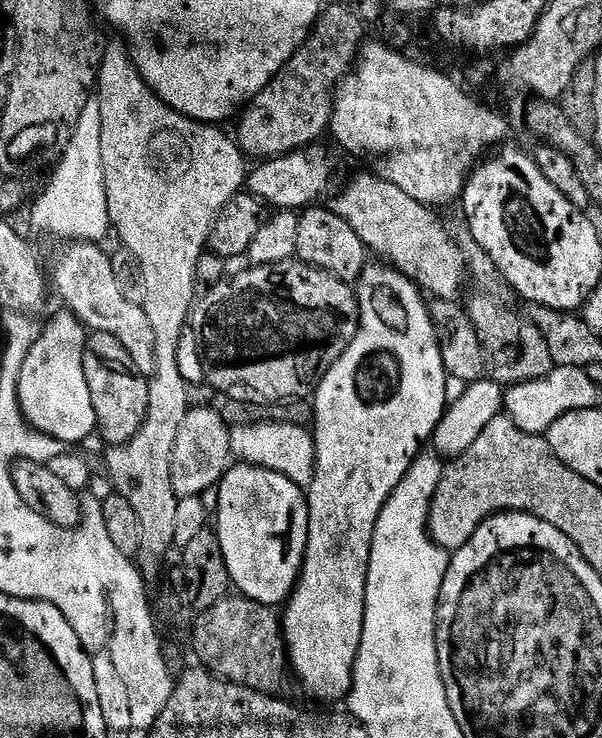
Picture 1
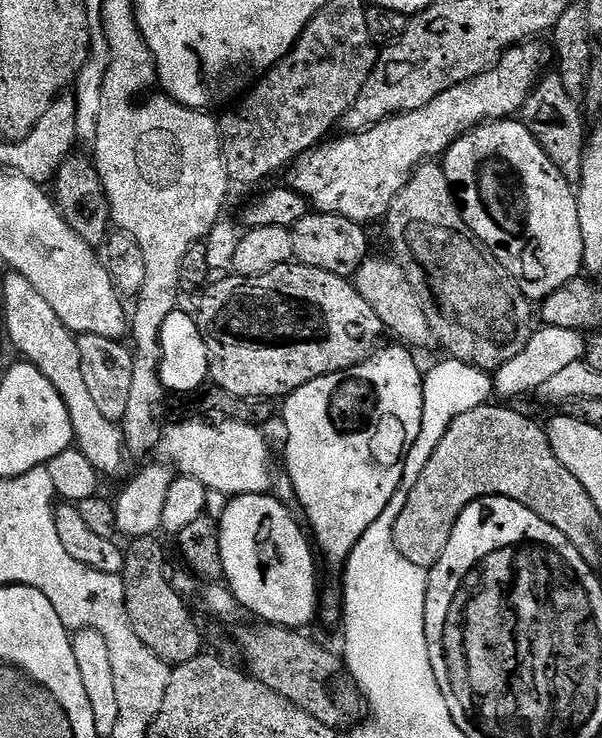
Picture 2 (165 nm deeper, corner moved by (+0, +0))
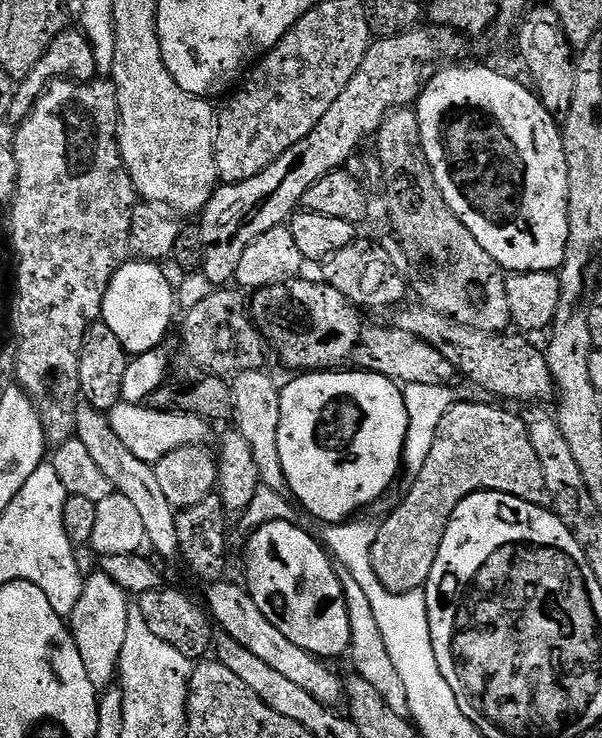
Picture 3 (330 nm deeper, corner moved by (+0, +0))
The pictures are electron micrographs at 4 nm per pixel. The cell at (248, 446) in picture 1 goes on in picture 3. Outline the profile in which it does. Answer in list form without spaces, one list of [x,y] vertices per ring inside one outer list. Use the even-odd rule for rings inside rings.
[[[121,402],[112,407],[107,413],[108,425],[122,438],[126,450],[134,454],[134,458],[142,458],[142,462],[156,465],[166,454],[191,444],[203,445],[208,436],[209,421],[201,416],[191,416],[185,412],[159,412],[148,407],[144,402]]]

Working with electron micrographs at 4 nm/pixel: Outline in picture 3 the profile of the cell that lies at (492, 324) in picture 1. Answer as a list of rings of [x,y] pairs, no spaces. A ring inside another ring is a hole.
[[[411,107],[392,109],[376,132],[374,143],[380,151],[380,168],[384,171],[384,188],[388,191],[388,212],[392,215],[392,224],[416,263],[416,281],[410,284],[411,291],[412,288],[416,291],[415,299],[446,318],[462,322],[462,326],[503,333],[507,329],[504,327],[512,324],[510,301],[506,298],[506,273],[494,258],[490,258],[490,254],[486,254],[486,250],[482,250],[482,246],[478,246],[478,238],[462,226],[454,210],[446,206],[446,198],[442,198],[442,190],[438,190],[438,182],[434,182],[430,162],[426,162],[415,111]]]

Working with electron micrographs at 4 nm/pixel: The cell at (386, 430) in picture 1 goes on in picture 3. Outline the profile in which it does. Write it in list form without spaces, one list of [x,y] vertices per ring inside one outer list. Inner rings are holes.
[[[321,370],[319,372],[304,372],[297,380],[292,380],[288,385],[280,388],[280,401],[282,402],[282,418],[278,422],[278,454],[282,457],[282,470],[287,491],[296,495],[296,500],[316,520],[325,520],[325,525],[340,526],[351,521],[355,512],[363,510],[367,504],[372,504],[392,483],[396,475],[401,475],[402,461],[404,458],[404,443],[408,429],[408,415],[406,402],[401,385],[377,372],[363,370]]]

